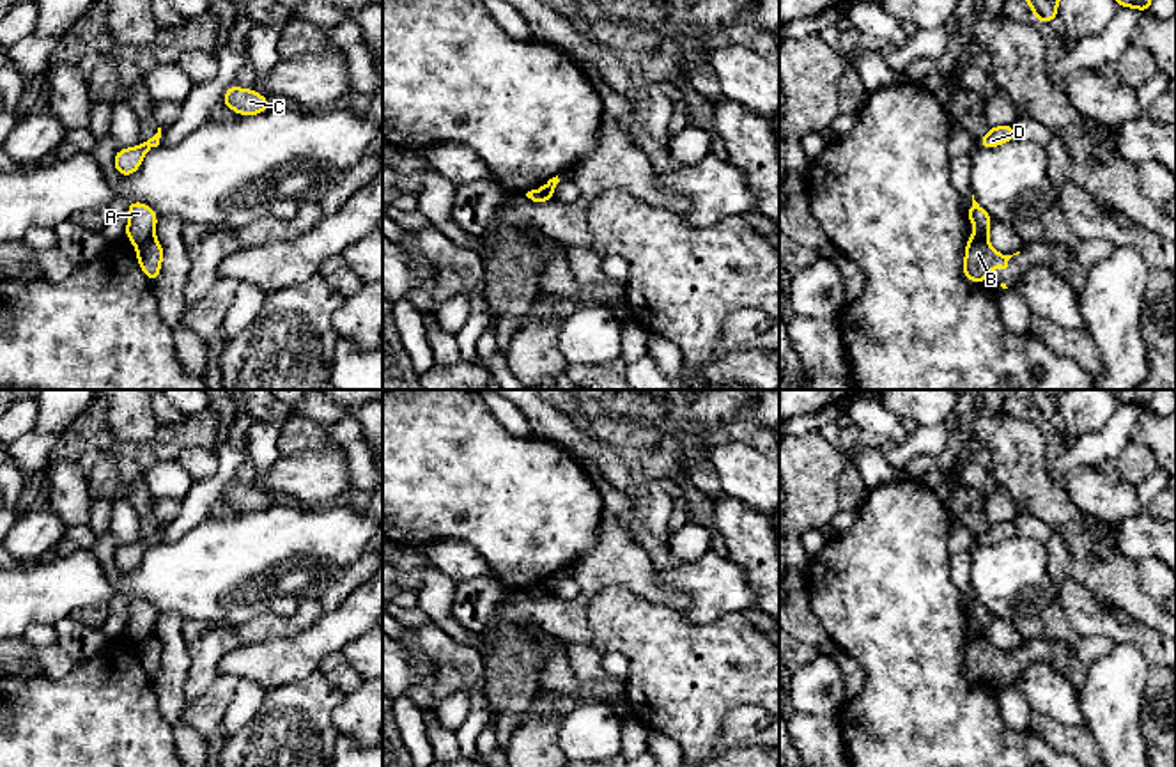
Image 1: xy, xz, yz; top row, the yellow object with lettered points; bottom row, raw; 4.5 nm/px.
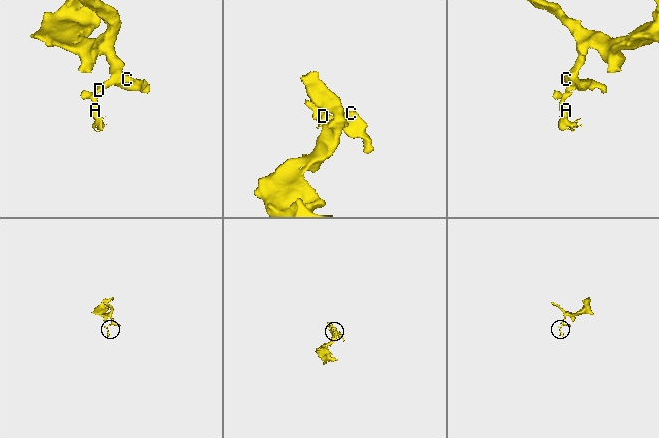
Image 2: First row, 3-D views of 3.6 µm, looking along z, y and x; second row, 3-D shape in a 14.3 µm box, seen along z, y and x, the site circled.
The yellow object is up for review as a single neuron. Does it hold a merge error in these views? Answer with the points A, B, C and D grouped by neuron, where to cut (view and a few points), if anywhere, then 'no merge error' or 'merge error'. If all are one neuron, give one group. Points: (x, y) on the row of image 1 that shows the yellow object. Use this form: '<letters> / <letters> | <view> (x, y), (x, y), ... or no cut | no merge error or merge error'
A C D / B | xy (153, 236), (139, 247) | merge error

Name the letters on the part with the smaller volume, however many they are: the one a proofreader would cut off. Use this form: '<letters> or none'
B

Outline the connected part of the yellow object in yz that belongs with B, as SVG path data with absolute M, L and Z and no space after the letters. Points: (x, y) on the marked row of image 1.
M969 236L965 244L963 276L974 283L990 282L985 273L997 267L1006 269L1011 257L1013 255L995 252L988 244L988 239Z

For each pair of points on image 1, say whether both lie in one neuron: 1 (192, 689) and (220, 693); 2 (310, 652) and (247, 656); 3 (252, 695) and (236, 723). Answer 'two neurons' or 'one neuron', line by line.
1: two neurons
2: one neuron
3: one neuron

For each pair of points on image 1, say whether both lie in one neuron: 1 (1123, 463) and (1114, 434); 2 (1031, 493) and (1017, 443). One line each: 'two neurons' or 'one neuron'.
1: two neurons
2: one neuron

